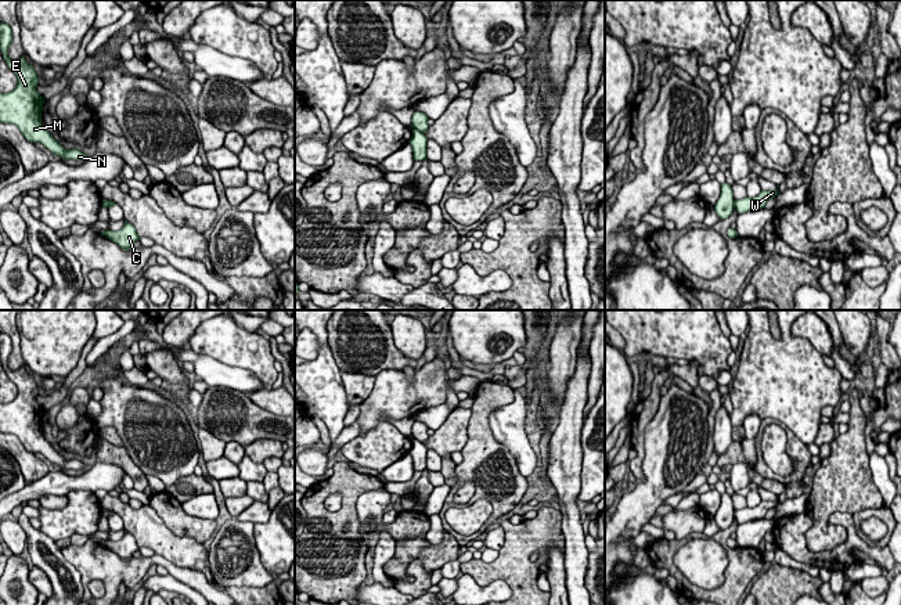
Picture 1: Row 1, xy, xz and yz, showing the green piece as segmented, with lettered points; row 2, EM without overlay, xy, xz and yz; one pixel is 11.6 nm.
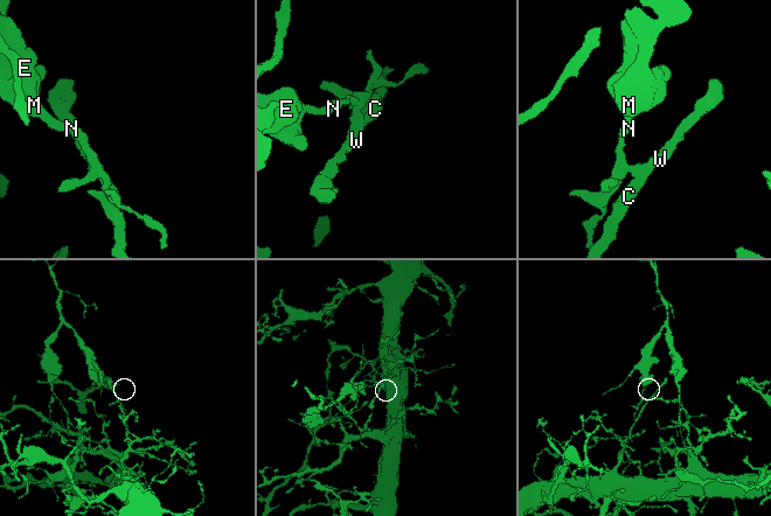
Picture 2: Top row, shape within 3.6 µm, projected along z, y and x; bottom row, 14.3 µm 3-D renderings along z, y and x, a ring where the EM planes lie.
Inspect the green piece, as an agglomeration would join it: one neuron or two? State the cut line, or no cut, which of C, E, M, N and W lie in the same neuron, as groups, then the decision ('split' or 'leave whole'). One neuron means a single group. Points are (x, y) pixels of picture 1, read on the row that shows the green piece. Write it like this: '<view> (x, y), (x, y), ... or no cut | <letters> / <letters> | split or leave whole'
xz (414, 128), (422, 133) | C W / E M N | split

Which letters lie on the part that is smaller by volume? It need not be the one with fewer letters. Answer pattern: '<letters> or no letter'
E, M, N

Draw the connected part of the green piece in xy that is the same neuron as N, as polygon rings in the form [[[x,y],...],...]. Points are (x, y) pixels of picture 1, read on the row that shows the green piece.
[[[0,22],[0,50],[7,66],[17,76],[17,86],[7,94],[0,93],[0,122],[15,125],[22,136],[30,143],[42,143],[53,154],[62,159],[86,161],[86,154],[78,148],[65,150],[54,140],[42,122],[44,98],[37,93],[39,76],[29,65],[25,55],[18,60],[8,57],[8,47],[12,43],[12,30],[7,24]]]

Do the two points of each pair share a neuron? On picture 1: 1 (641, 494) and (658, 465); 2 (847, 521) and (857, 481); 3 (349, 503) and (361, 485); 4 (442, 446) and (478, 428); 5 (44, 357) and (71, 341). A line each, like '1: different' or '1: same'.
1: same
2: different
3: same
4: different
5: same

